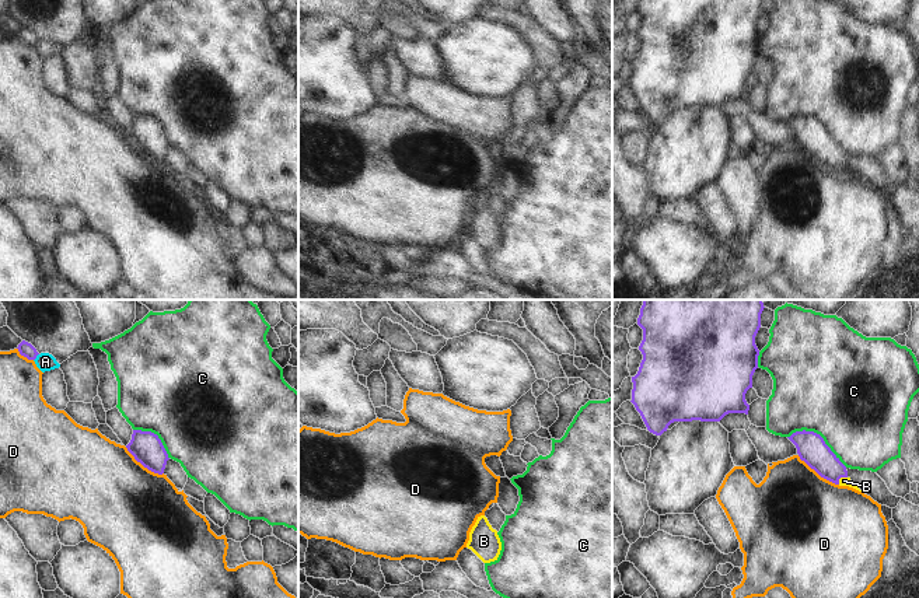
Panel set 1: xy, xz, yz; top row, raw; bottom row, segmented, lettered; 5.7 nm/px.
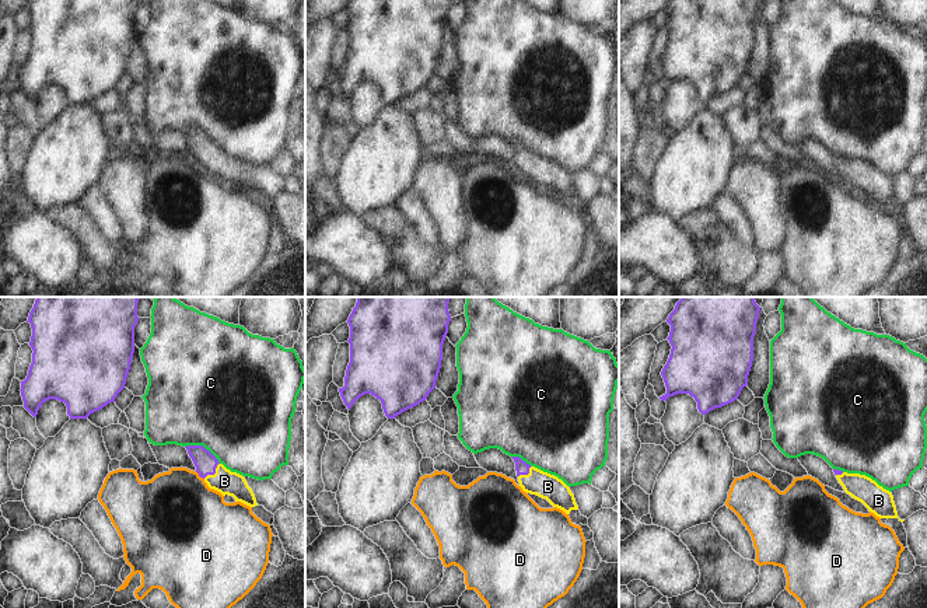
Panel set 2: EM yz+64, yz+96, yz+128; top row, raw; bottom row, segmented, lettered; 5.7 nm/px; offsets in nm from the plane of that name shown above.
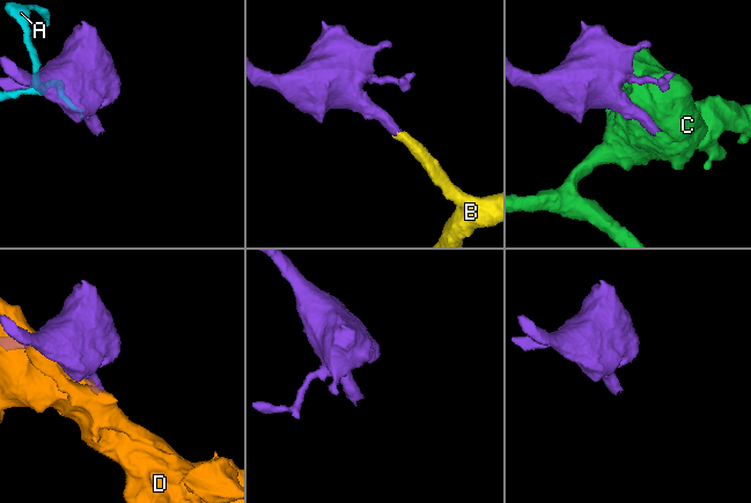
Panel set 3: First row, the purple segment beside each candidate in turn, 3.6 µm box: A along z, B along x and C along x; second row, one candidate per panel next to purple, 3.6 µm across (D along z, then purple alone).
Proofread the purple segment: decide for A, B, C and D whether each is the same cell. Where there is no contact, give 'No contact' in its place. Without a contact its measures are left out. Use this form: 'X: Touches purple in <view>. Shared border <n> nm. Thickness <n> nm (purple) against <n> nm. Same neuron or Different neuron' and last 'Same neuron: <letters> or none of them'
A: Touches purple in xy. Shared border 50 nm. Thickness 90 nm (purple) against 110 nm. Different neuron
B: Touches purple in yz. Shared border 70 nm. Thickness 170 nm (purple) against 50 nm. Same neuron
C: Touches purple in yz. Shared border 380 nm. Thickness 170 nm (purple) against 500 nm. Different neuron
D: Touches purple in yz. Shared border 300 nm. Thickness 170 nm (purple) against 480 nm. Different neuron
Same neuron: B

